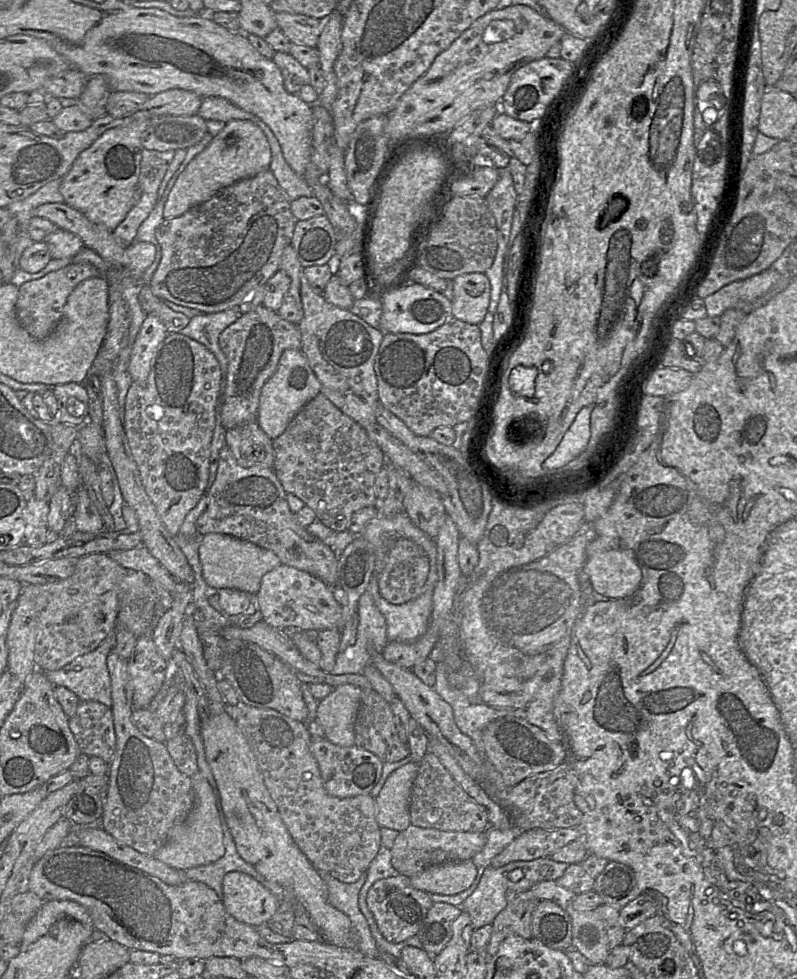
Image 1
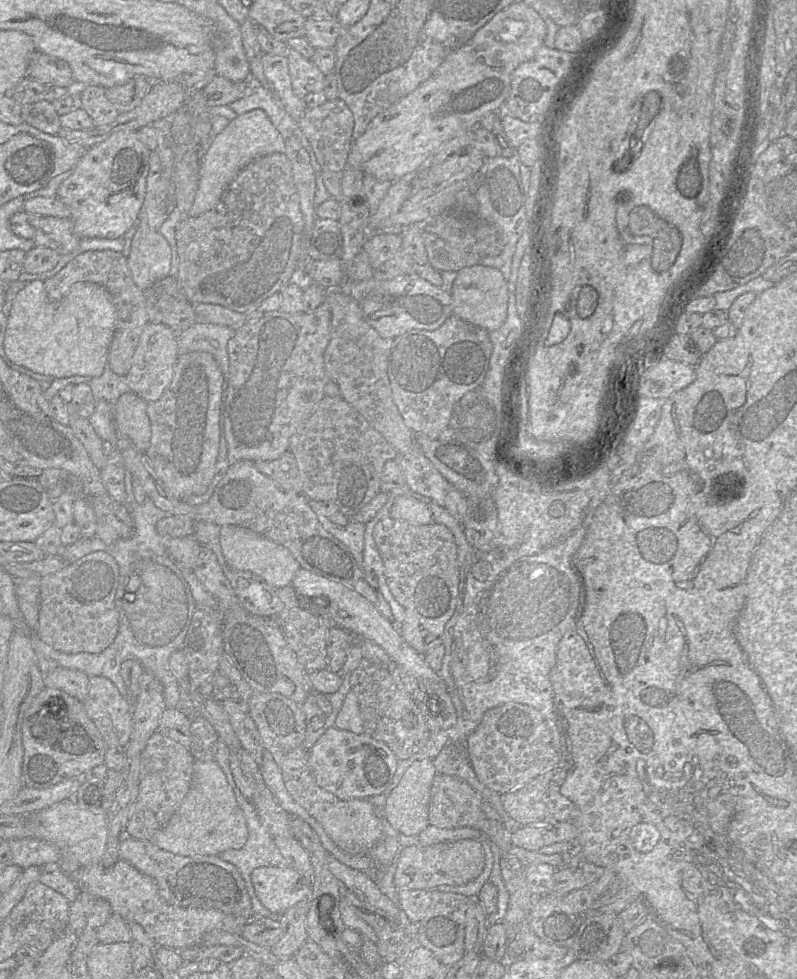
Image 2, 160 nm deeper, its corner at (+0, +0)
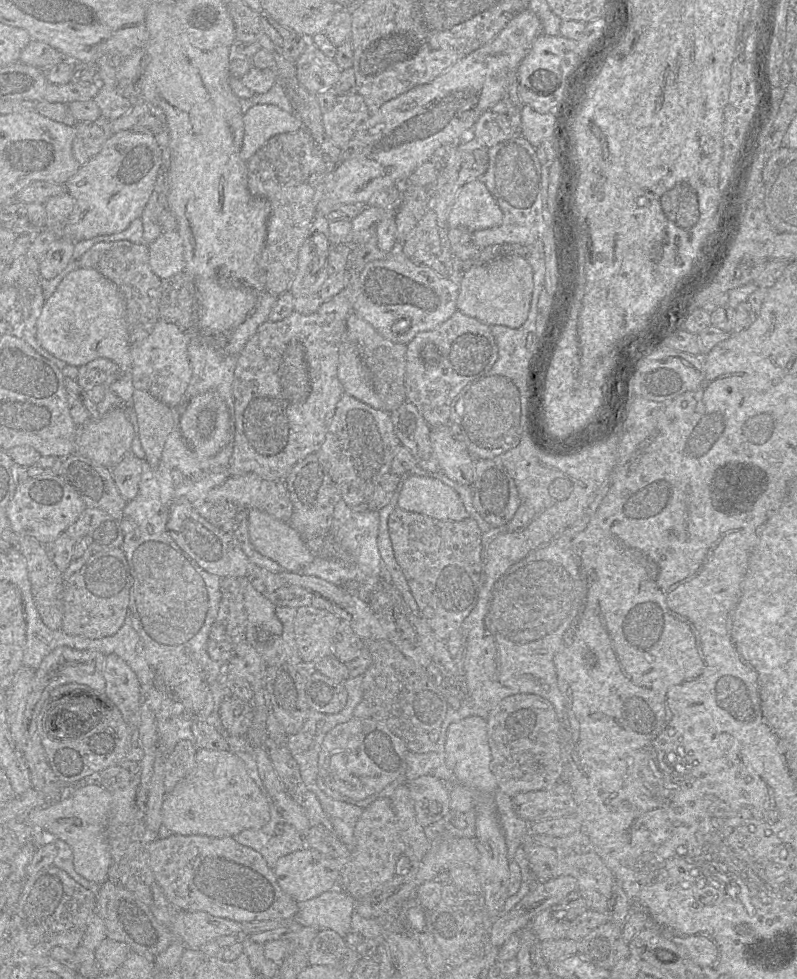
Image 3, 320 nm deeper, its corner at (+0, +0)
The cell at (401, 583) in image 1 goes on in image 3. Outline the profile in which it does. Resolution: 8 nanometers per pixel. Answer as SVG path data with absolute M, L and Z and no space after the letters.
M396 506L389 515L388 528L395 559L417 602L419 615L426 620L437 638L446 641L451 632L460 628L478 599L482 572L482 531L478 523L470 517L461 521L438 520Z

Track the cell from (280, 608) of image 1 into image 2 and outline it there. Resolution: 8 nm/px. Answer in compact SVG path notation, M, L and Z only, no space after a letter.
M303 568L297 571L291 585L304 601L313 601L317 598L327 599L328 604L325 608L318 608L314 603L305 604L304 608L325 617L331 625L341 627L351 634L375 642L385 650L392 660L417 678L431 681L442 680L438 672L436 673L426 663L424 655L419 654L405 642L398 626L383 616L370 601L351 587Z

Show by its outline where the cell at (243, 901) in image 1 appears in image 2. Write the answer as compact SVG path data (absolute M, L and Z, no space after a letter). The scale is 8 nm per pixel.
M259 867L251 873L250 880L257 899L274 914L283 914L311 895L311 887L289 867Z

